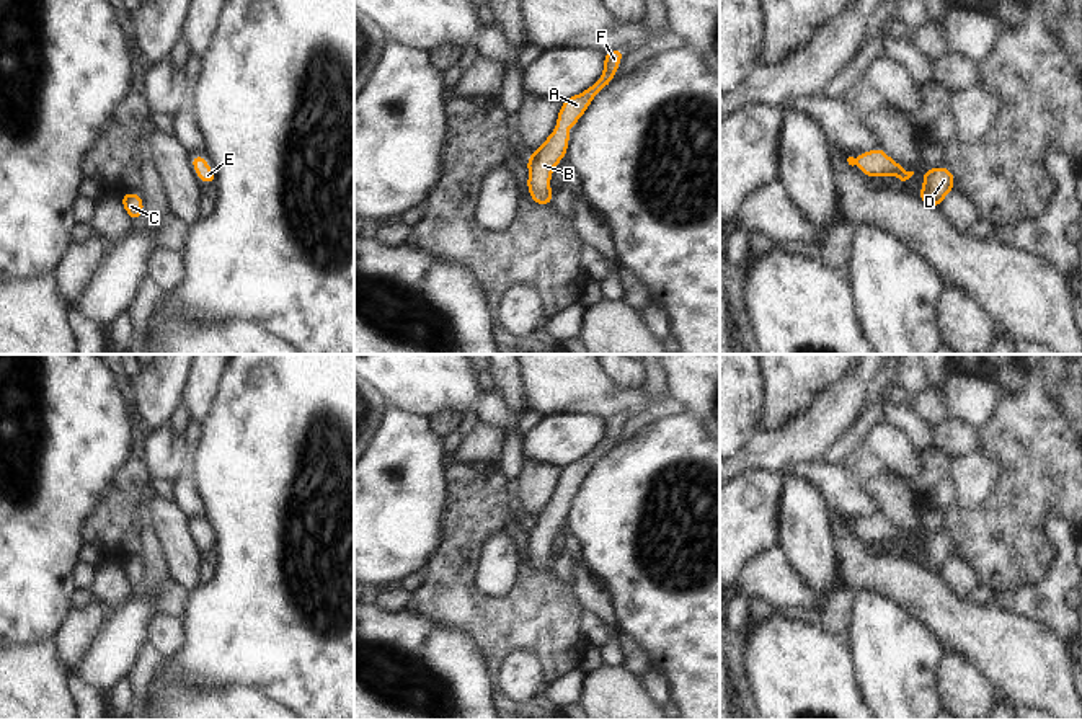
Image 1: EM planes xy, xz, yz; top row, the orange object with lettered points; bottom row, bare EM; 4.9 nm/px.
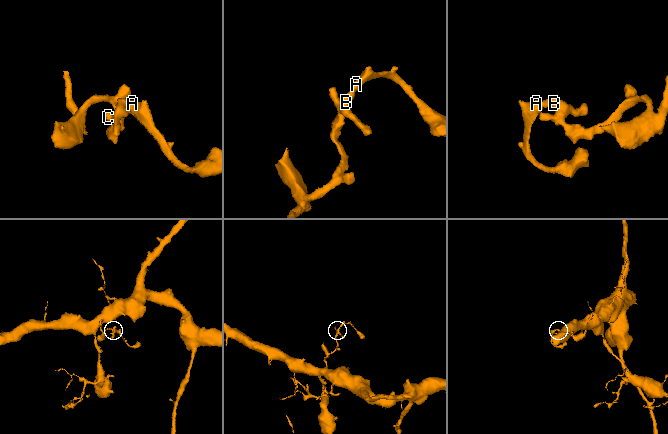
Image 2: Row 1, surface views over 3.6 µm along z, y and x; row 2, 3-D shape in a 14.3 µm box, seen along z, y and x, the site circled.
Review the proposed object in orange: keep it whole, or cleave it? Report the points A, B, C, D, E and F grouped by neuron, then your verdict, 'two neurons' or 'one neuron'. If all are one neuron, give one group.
A B C D E F; one neuron

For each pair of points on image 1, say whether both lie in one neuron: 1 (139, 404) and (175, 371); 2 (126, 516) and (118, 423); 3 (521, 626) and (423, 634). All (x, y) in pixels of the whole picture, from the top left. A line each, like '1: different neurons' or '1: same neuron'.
1: same neuron
2: different neurons
3: different neurons

